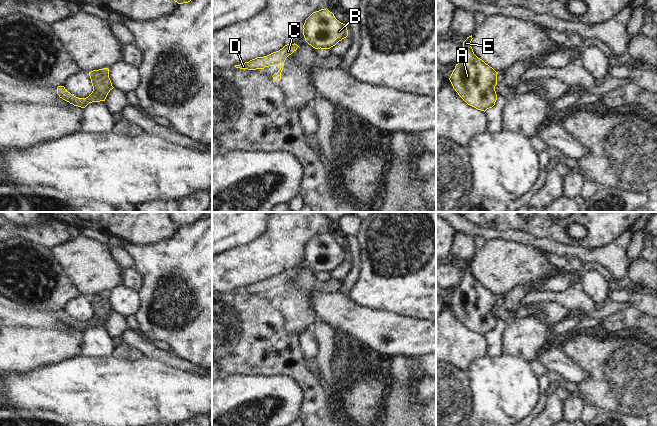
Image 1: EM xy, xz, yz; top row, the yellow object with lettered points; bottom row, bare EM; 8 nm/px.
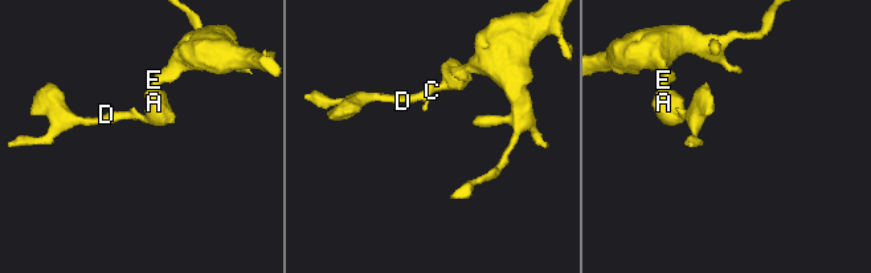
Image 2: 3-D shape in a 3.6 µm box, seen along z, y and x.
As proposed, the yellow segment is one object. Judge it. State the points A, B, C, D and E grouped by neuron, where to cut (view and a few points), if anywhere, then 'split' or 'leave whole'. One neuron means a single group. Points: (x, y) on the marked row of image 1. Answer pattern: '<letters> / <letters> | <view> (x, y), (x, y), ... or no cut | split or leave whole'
A B C D E | no cut | leave whole

